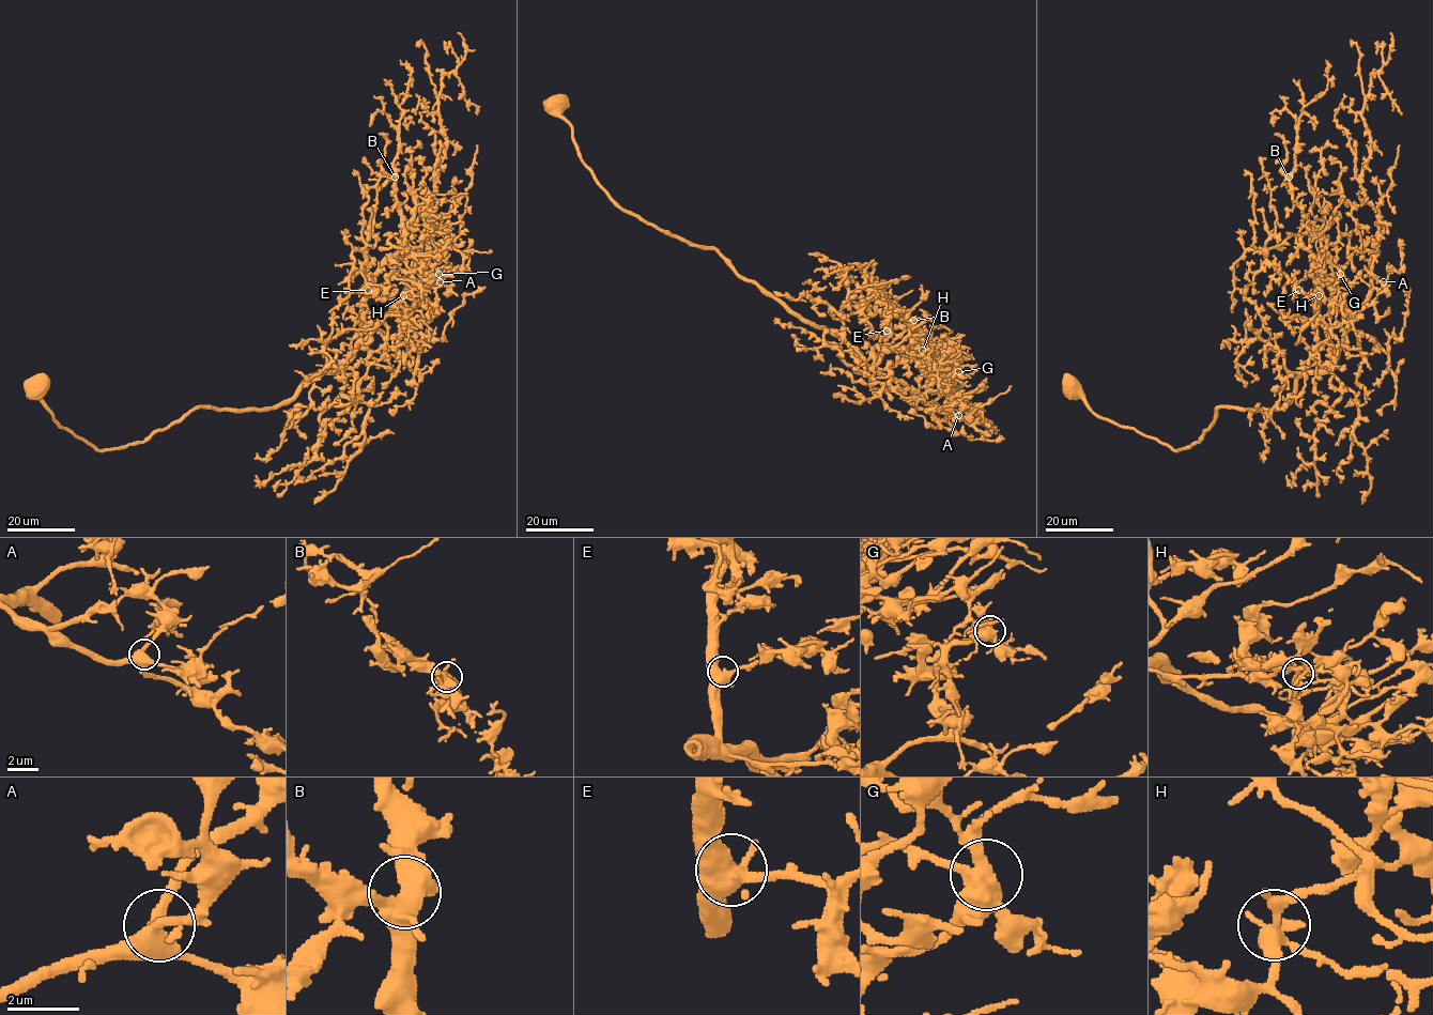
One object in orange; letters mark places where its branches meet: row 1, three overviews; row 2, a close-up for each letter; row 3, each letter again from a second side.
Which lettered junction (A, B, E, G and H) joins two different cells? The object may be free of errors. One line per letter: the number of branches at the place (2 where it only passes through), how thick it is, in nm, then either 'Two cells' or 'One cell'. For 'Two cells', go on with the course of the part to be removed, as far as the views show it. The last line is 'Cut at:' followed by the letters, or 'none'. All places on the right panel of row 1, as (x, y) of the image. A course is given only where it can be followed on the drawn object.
A: Branches: 5. Thickness 440 nm. One cell
B: Branches: 5. Thickness 480 nm. One cell
E: Branches: 4. Thickness 550 nm. One cell
G: Branches: 4. Thickness 460 nm. Two cells. Course of the part to remove: (1340, 274), (1334, 265), (1331, 280), (1327, 276), (1322, 251), (1337, 241), (1338, 231), (1334, 211), (1343, 200)
H: Branches: 7. Thickness 340 nm. One cell
Cut at: G

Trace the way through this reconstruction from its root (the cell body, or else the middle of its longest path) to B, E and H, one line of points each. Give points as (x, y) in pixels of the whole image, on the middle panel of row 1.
B: (556, 105), (581, 160), (622, 209), (714, 248), (866, 365), (881, 348), (910, 347), (923, 333), (913, 320)
E: (556, 105), (581, 160), (622, 209), (714, 248), (740, 276), (834, 332), (868, 366), (887, 331)
H: (556, 105), (581, 160), (622, 209), (714, 248), (740, 276), (834, 332), (868, 366), (881, 348), (922, 350)

